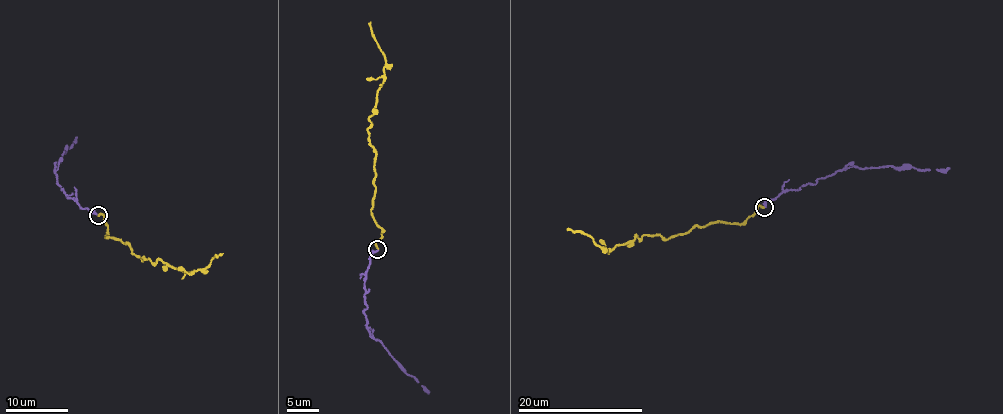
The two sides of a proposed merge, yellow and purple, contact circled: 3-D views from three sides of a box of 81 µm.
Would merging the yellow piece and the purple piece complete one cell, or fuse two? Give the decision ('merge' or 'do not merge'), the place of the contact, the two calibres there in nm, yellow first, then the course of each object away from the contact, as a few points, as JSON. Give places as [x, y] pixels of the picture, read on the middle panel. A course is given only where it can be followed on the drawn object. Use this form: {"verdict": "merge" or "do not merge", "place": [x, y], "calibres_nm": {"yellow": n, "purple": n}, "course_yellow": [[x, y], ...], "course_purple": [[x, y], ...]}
{"verdict": "merge", "place": [377, 249], "calibres_nm": {"yellow": 180, "purple": 200}, "course_yellow": [[377, 248], [382, 234], [371, 212], [376, 154], [368, 137], [385, 63], [370, 22]], "course_purple": [[377, 250], [370, 254], [365, 275], [368, 306], [364, 315], [368, 330], [429, 393]]}

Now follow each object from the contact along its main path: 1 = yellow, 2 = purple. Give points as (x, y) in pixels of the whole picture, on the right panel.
1: (763, 206), (739, 224), (692, 226), (668, 238), (634, 237), (612, 248), (600, 248), (591, 237), (568, 228)
2: (764, 206), (766, 200), (777, 198), (782, 192), (815, 184), (842, 170), (886, 166), (949, 168)

